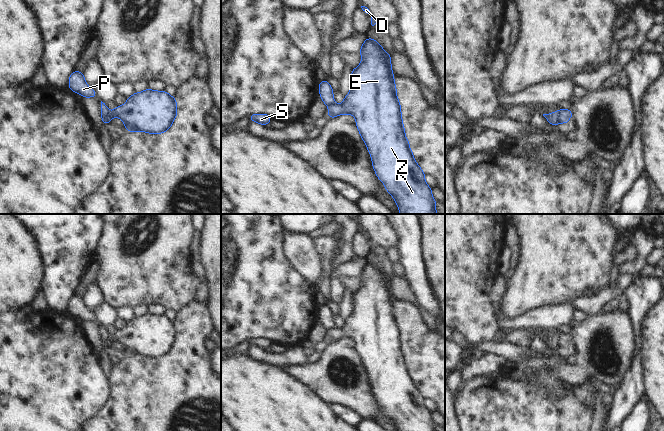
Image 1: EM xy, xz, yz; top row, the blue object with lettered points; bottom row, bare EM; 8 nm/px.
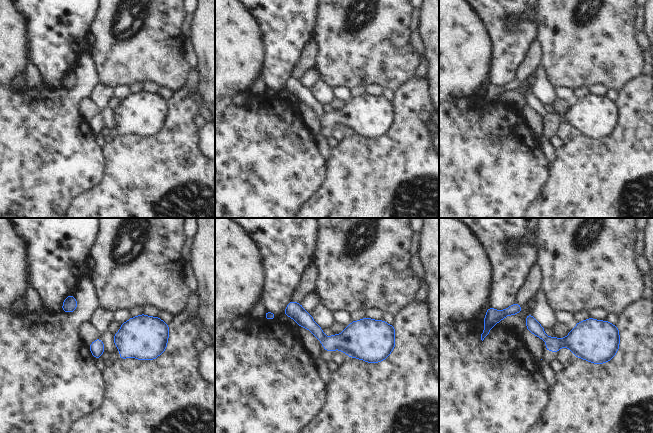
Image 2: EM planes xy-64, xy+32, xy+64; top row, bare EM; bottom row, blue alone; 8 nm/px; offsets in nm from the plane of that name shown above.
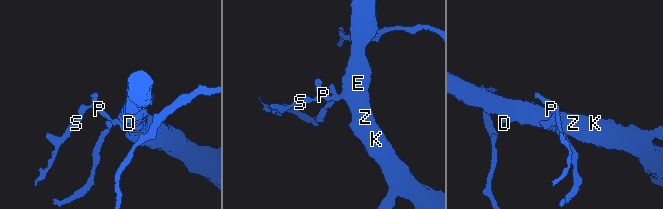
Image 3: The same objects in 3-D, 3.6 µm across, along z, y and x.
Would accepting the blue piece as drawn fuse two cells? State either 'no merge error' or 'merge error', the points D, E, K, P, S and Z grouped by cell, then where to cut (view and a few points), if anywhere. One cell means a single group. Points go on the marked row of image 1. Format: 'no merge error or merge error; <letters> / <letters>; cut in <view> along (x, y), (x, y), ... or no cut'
merge error; D E K Z / P S; cut in yz along (561, 110), (558, 122)

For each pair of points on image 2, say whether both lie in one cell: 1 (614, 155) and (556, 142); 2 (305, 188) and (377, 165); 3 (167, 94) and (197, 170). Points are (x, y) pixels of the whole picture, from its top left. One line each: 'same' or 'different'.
1: different
2: different
3: different

